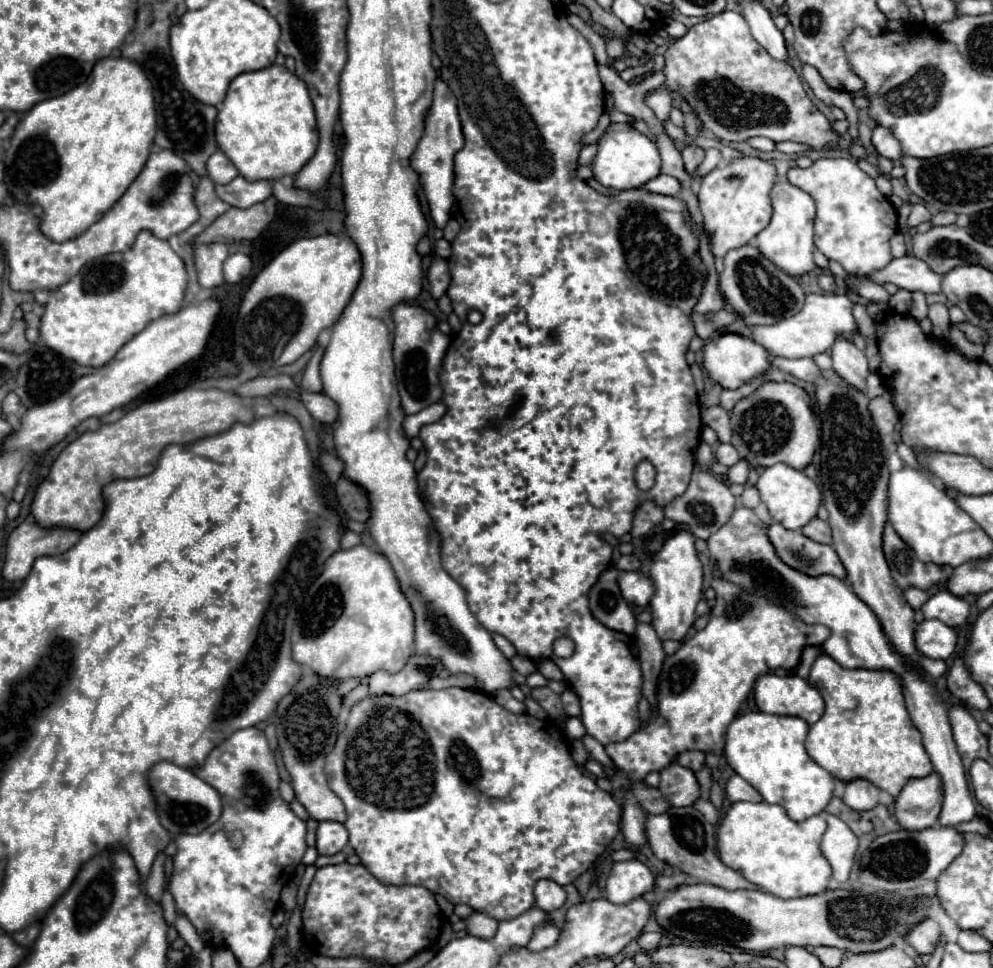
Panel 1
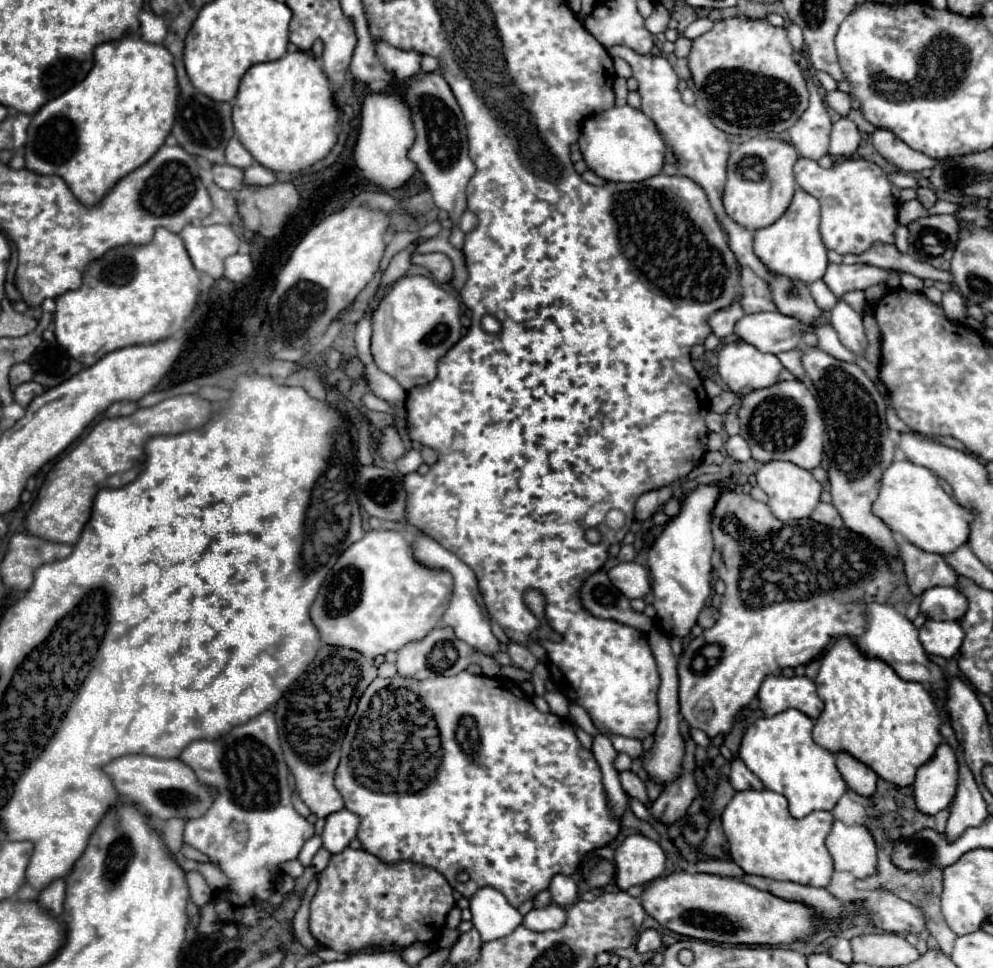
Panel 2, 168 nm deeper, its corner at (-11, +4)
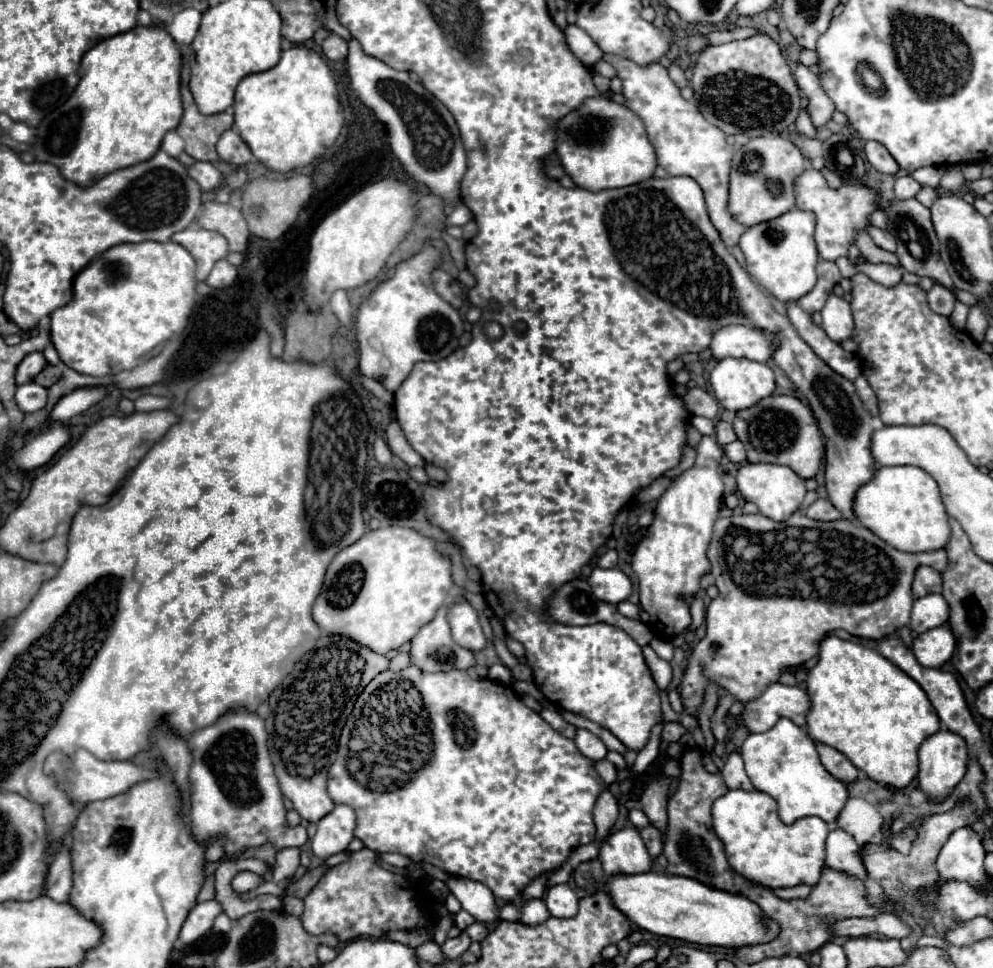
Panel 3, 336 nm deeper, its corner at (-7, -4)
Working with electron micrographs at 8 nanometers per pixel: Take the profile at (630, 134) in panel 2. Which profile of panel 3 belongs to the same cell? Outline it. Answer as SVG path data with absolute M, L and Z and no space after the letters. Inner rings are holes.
M603 96L585 100L579 110L557 122L557 154L573 182L591 192L639 184L653 178L657 168L657 154L641 118Z

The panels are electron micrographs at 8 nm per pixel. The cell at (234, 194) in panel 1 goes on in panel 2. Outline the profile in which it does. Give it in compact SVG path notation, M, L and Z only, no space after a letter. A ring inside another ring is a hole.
M227 164L213 166L211 168L211 174L213 174L215 184L221 186L223 190L237 192L237 190L245 188L245 184L243 184L243 170L235 168L235 166L227 166Z

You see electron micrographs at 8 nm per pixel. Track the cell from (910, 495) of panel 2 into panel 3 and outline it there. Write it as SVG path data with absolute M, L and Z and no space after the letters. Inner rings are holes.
M881 466L875 478L855 496L857 522L903 552L931 552L947 546L949 516L941 502L937 482L917 466Z

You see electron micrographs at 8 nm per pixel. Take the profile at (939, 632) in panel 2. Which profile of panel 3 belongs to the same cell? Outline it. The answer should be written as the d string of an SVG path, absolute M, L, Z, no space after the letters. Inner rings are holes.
M947 626L927 630L913 640L913 654L921 666L941 668L955 652L955 636Z

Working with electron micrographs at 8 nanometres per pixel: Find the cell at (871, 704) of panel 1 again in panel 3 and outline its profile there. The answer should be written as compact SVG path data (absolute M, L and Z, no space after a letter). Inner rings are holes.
M827 636L819 646L819 662L809 670L807 694L811 698L811 710L807 714L807 734L811 740L837 748L875 782L883 782L891 788L905 788L911 784L917 776L917 750L921 742L939 730L939 716L913 678L903 674L903 670L877 650Z

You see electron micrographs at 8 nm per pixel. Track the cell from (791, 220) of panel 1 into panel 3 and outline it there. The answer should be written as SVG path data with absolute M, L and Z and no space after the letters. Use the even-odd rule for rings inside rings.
M793 208L767 224L763 222L759 226L747 228L739 240L739 246L747 260L747 272L777 300L799 300L817 282L815 268L819 262L819 254L813 240L813 232L815 214L799 208Z

